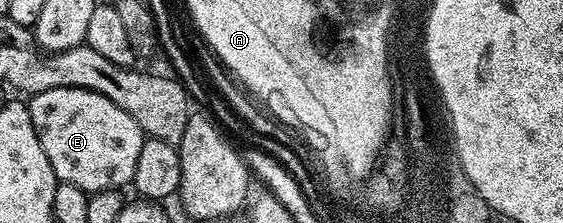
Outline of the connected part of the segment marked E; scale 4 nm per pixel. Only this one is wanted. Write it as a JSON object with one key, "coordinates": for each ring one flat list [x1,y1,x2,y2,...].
{"coordinates":[[52,88,34,92,28,105,35,134,39,134,39,146,43,146,43,154,47,154,47,162,51,162,51,170,55,170,60,183,79,186,86,194,121,190,124,184,125,187,132,185,135,161,147,137,127,110,119,110,111,98,89,88]]}

